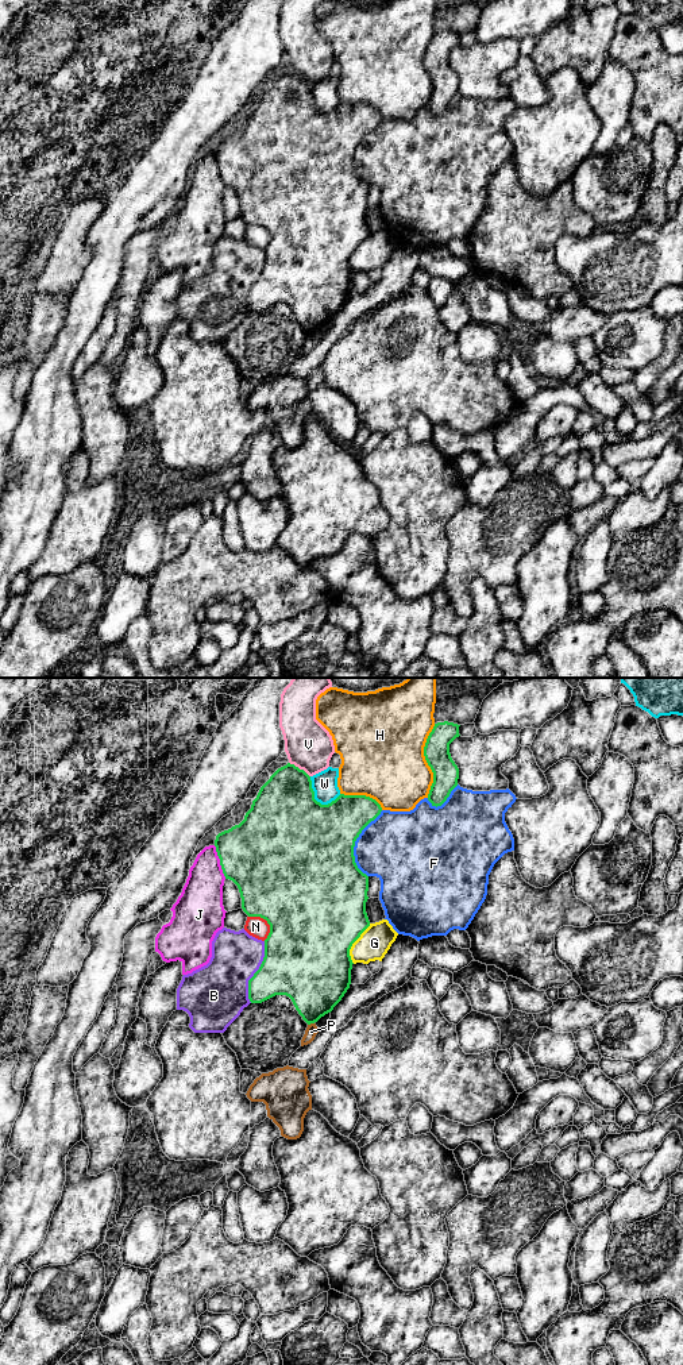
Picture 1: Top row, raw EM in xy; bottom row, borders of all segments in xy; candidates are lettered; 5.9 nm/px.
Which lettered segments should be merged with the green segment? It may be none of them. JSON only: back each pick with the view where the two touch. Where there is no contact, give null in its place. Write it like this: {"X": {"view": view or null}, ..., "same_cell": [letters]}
{"same_cell": []}

